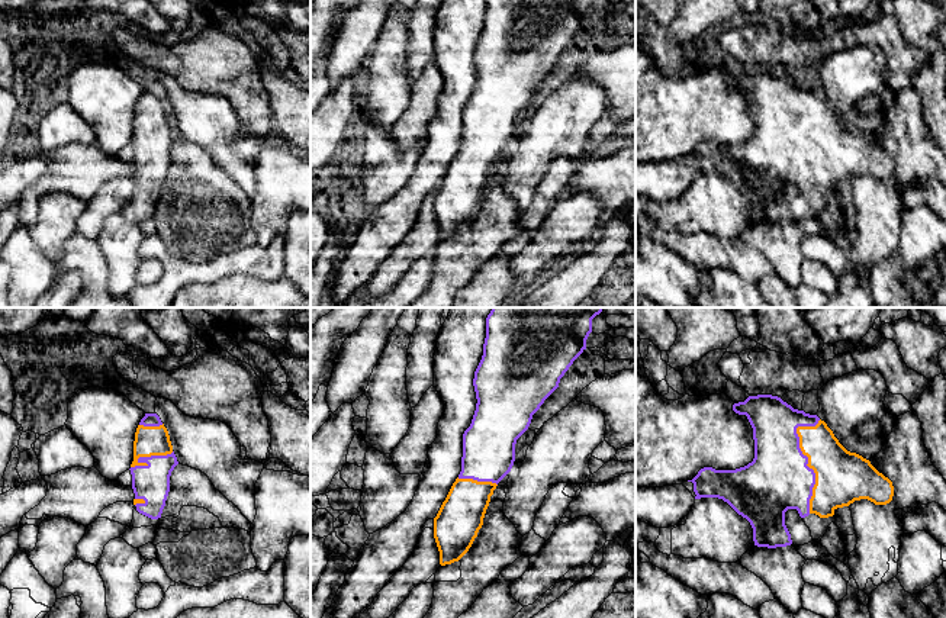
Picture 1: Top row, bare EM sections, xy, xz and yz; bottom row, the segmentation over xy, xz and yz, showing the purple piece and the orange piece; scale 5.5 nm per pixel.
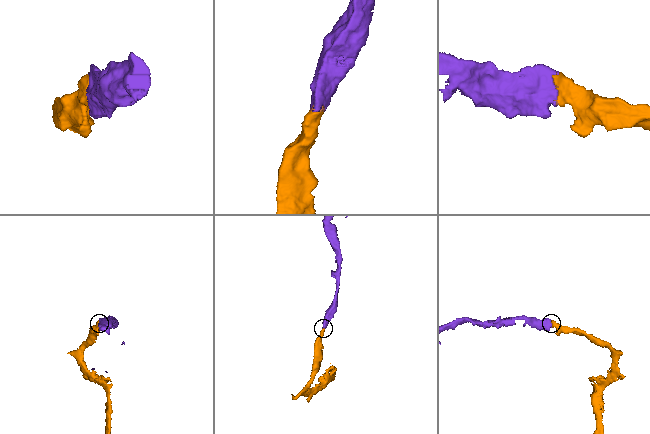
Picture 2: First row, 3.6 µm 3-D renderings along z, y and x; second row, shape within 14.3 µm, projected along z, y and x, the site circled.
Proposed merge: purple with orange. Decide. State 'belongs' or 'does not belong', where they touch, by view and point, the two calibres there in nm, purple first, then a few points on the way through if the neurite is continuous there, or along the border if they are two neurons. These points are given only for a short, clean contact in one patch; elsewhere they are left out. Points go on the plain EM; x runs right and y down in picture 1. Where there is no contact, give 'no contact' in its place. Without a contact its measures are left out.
belongs; contact yz (807, 134); calibres 360 and 300 nm

